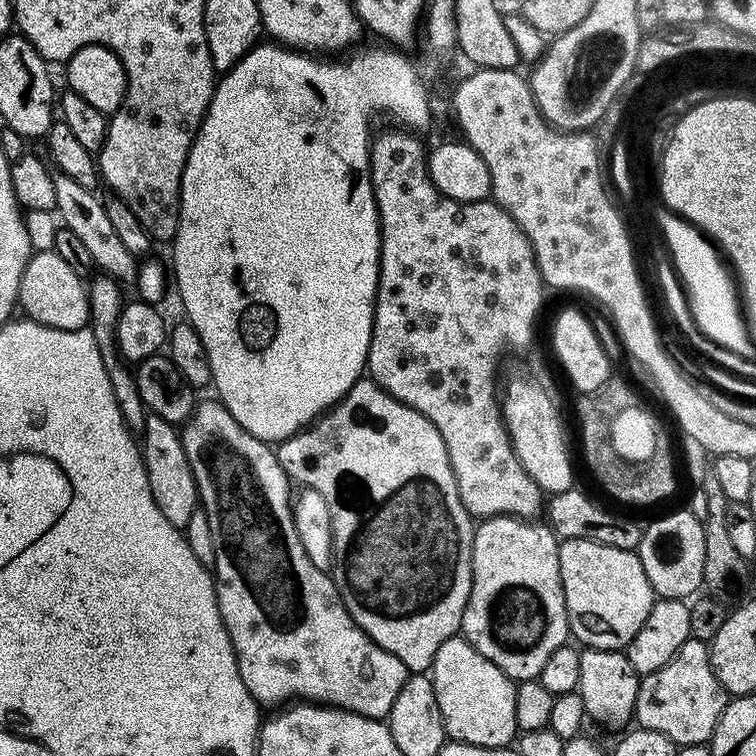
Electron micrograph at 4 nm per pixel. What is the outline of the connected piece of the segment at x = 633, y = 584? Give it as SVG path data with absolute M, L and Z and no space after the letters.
M564 538L558 547L569 633L575 639L577 636L584 648L607 652L627 649L634 634L642 630L654 603L654 593L639 555L593 540Z

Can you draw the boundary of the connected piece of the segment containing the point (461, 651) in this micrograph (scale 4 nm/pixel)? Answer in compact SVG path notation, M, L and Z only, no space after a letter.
M453 638L442 642L432 659L430 679L438 710L444 719L445 733L453 741L479 748L507 748L517 739L513 681L498 666L482 658L482 654L478 654L476 647L467 640Z

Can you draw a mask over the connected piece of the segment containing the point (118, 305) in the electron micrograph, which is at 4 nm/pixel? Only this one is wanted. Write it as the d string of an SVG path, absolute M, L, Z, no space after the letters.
M104 274L99 278L101 280L96 280L93 284L90 284L88 329L94 334L95 344L98 346L100 355L102 355L103 368L111 380L112 392L115 395L115 402L121 411L123 420L131 431L138 432L144 428L148 414L137 392L135 375L129 363L122 358L116 343L117 322L124 309L126 297L120 293L121 285L112 277Z

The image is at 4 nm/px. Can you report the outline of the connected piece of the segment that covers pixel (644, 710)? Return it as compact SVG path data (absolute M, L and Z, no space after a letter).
M689 638L662 670L641 679L634 720L641 728L666 734L677 746L707 745L724 713L725 703L726 693L712 669L708 644Z

